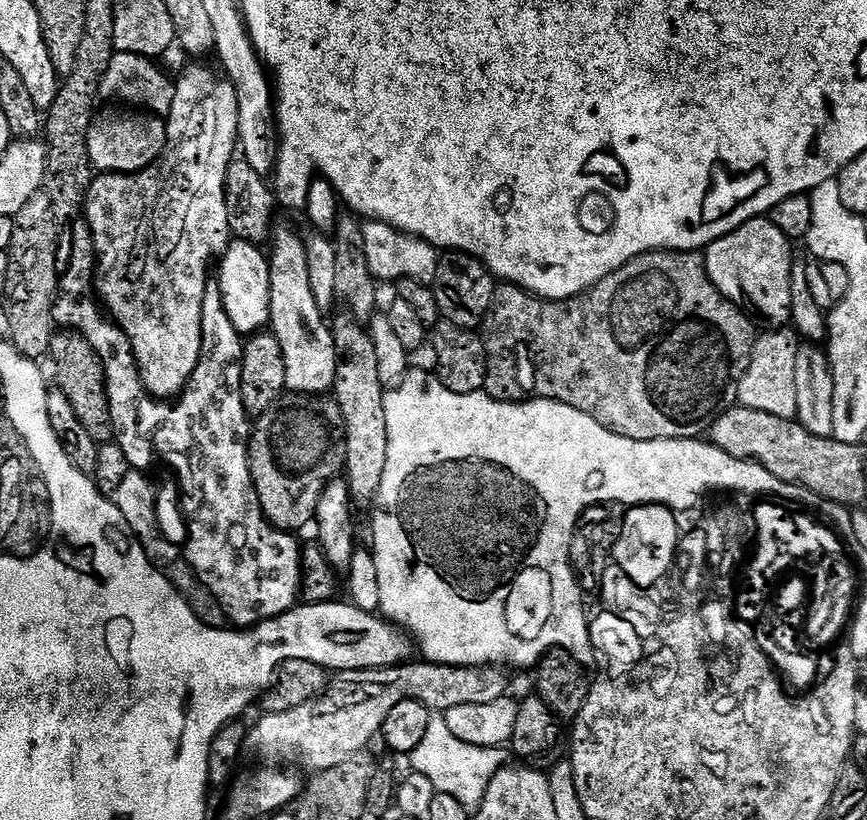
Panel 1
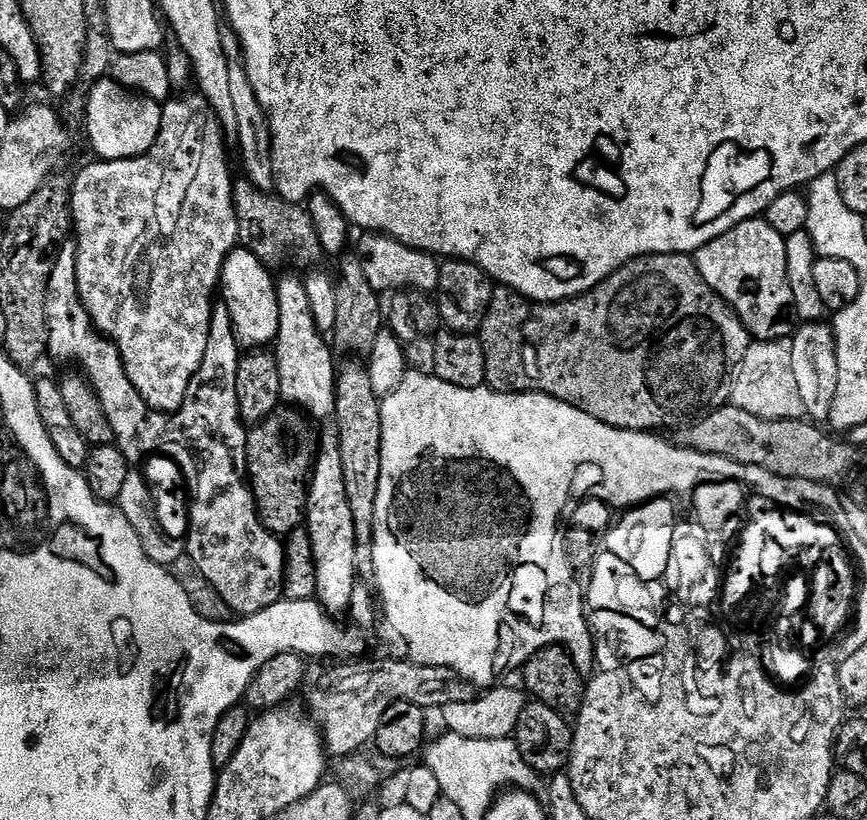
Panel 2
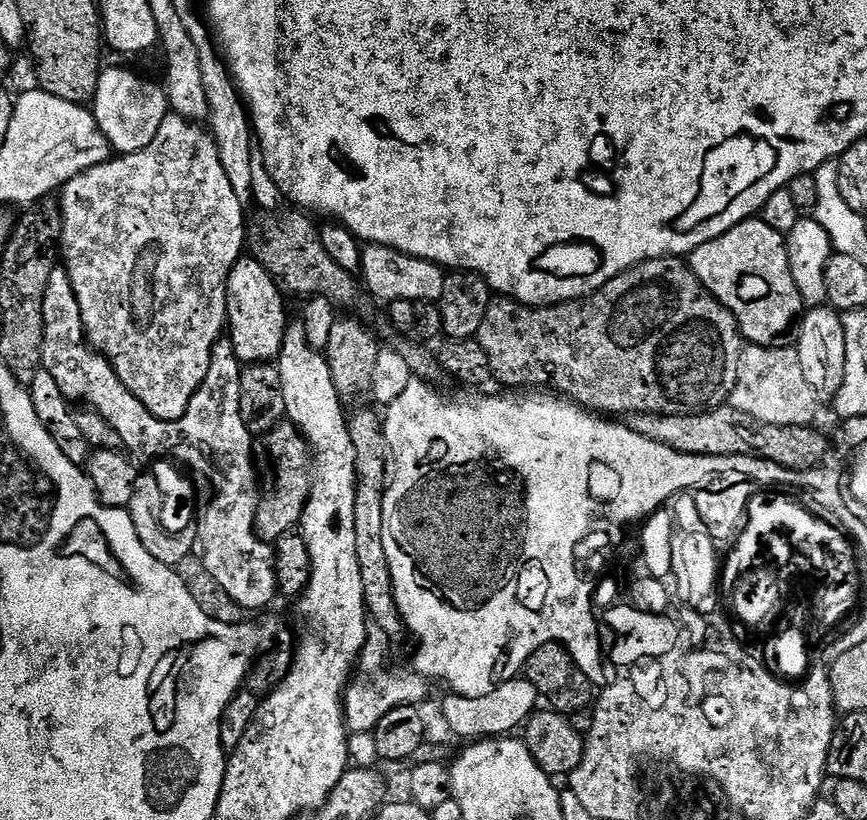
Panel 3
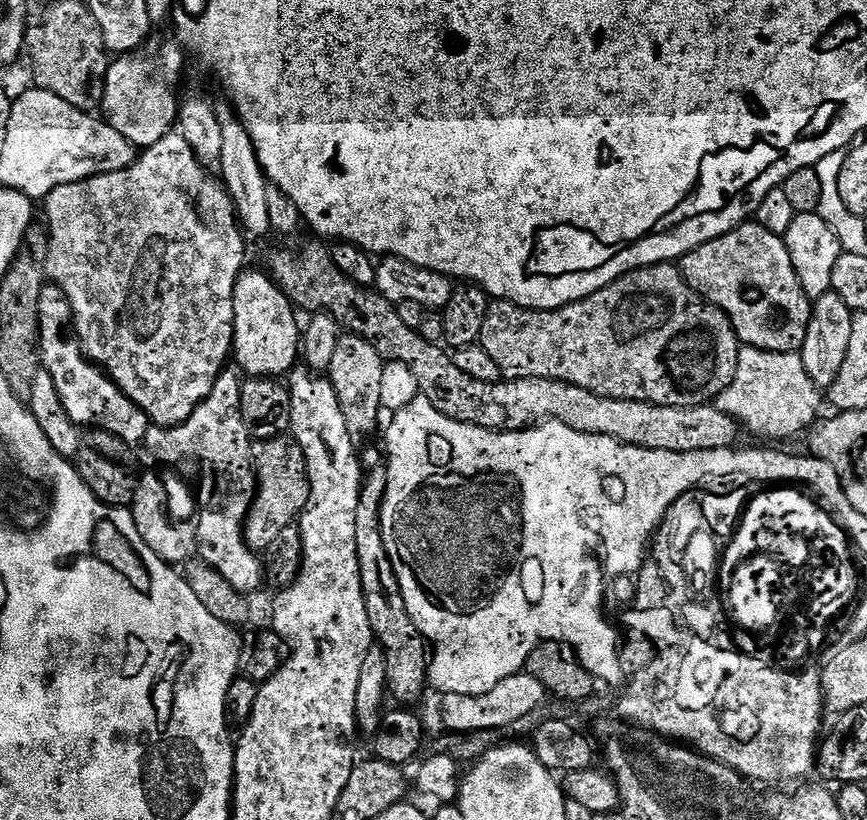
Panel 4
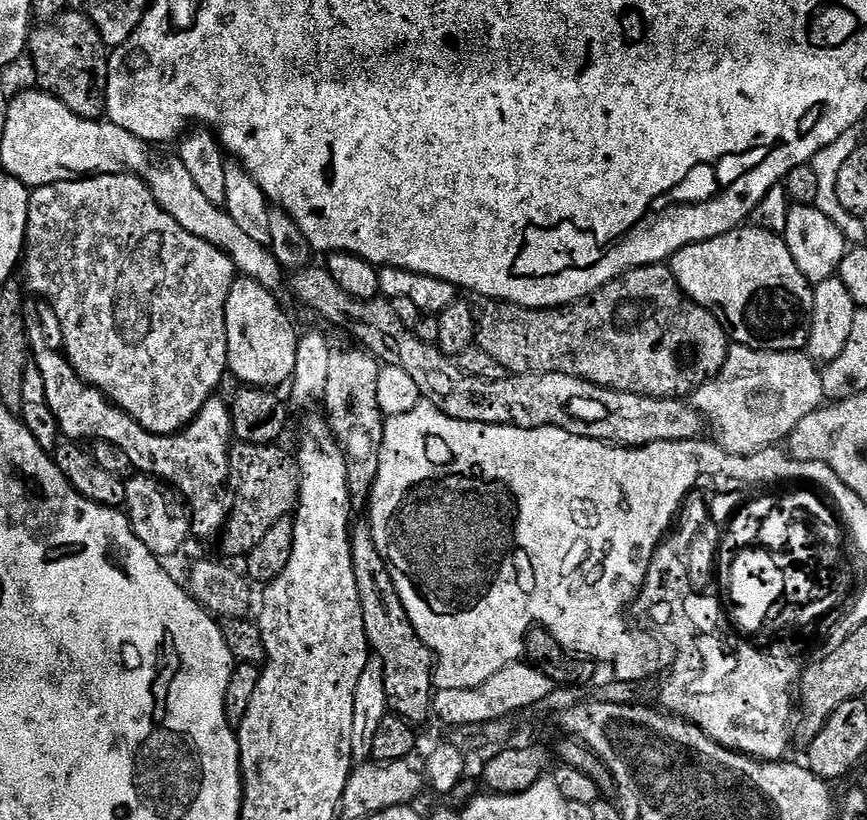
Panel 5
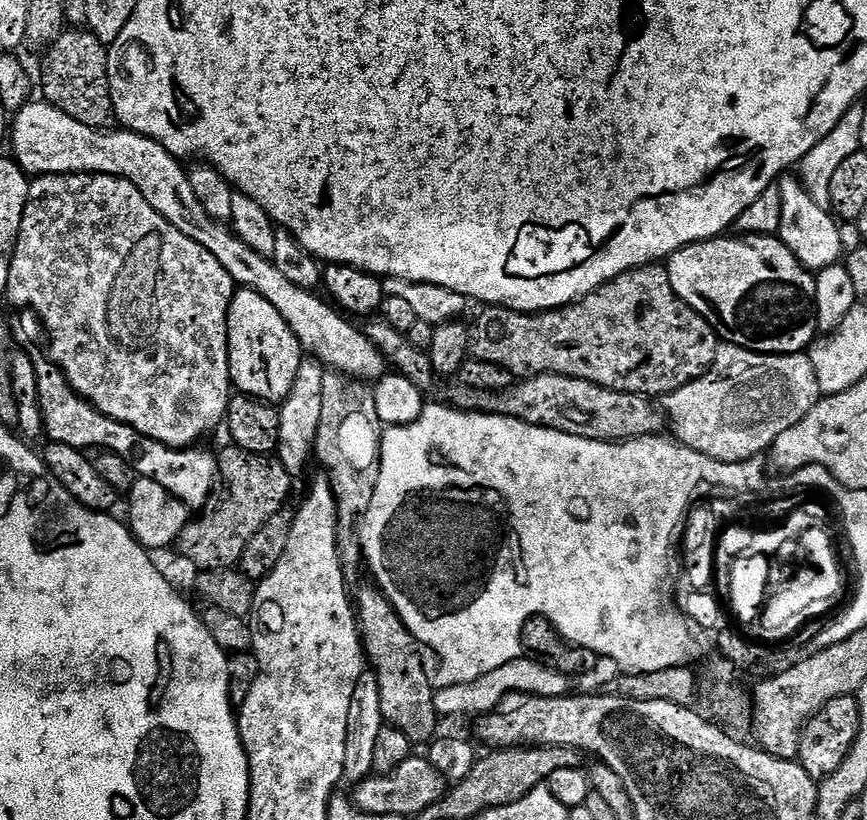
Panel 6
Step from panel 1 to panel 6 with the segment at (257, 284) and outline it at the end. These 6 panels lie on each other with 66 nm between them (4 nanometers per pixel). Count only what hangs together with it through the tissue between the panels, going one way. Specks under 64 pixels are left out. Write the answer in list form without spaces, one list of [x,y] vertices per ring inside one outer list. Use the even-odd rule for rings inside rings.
[[[240,288],[228,311],[228,361],[233,385],[243,395],[259,401],[283,402],[291,397],[300,379],[301,359],[298,338],[282,314],[278,314],[262,294]]]

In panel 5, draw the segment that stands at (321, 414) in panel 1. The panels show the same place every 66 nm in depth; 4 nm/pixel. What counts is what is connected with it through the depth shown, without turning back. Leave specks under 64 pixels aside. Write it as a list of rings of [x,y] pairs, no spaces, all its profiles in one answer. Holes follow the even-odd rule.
[[[236,442],[230,448],[230,472],[240,483],[240,501],[233,503],[222,528],[224,552],[243,557],[258,546],[280,518],[293,515],[300,502],[300,466],[295,455],[275,443],[246,444]]]

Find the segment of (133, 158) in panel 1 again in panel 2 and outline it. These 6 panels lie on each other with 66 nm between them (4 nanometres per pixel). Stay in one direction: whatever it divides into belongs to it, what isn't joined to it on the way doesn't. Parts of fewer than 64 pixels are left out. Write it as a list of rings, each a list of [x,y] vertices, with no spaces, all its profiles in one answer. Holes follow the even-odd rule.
[[[111,78],[97,80],[86,92],[86,107],[83,119],[88,120],[88,140],[101,160],[129,160],[146,154],[160,133],[162,114],[161,101],[152,100],[138,92],[123,88]]]

